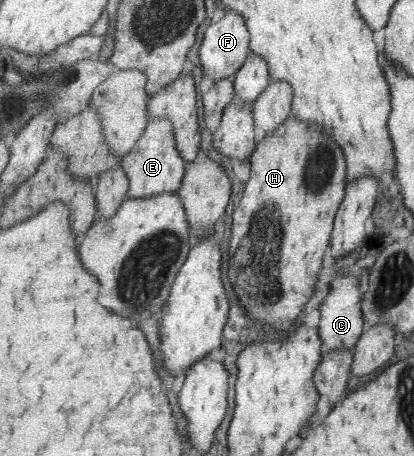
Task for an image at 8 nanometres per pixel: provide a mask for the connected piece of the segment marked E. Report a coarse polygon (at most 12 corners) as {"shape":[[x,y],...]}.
{"shape":[[168,117],[120,164],[128,199],[178,191],[186,161]]}

